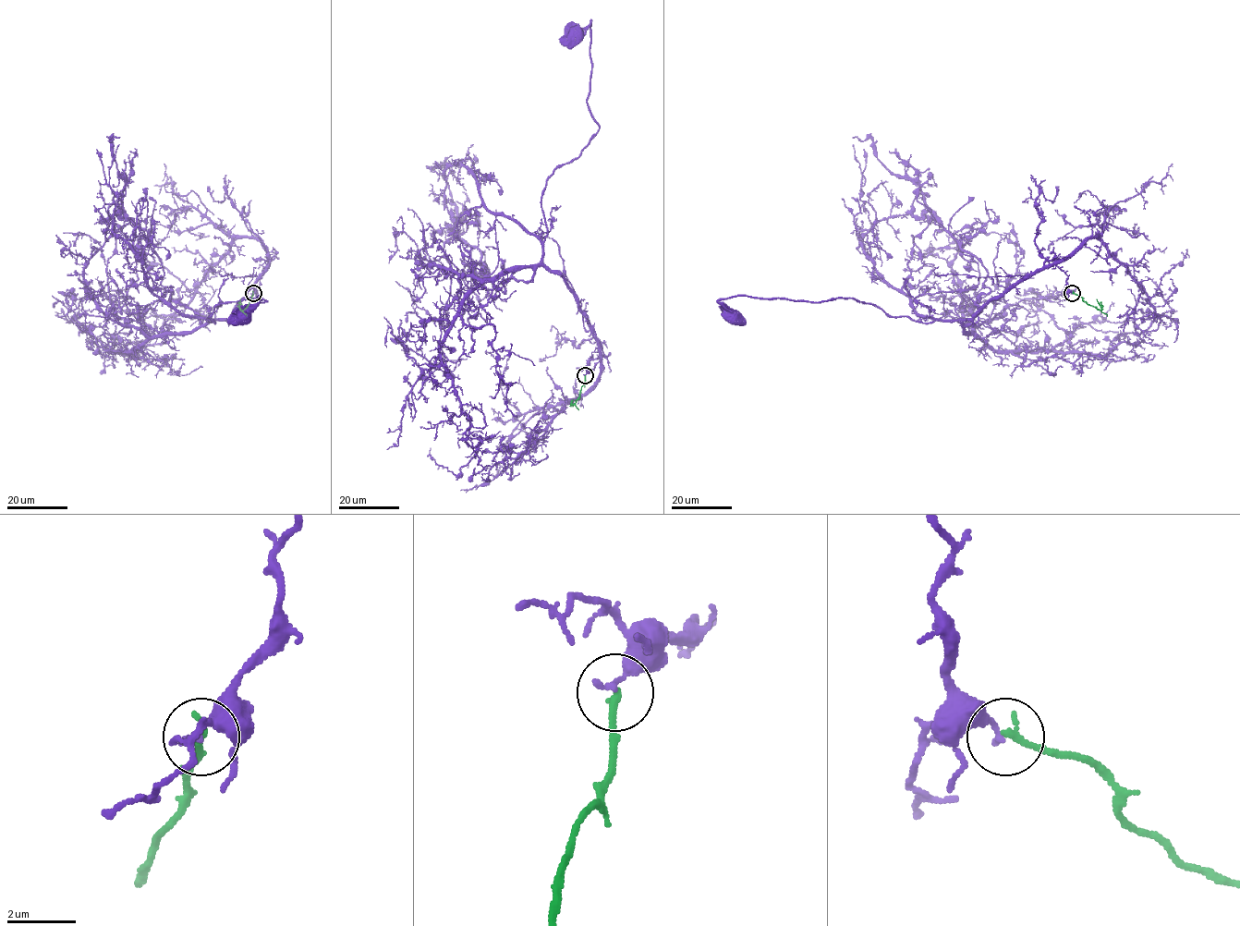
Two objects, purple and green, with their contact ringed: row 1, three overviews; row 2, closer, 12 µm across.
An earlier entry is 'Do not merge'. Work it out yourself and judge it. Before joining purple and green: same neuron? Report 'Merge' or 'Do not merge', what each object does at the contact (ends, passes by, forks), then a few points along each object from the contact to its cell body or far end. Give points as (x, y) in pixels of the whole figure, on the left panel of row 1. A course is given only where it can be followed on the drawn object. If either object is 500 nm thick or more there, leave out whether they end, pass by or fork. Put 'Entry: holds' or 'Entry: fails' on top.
Entry: holds
Do not merge. At the ring purple ends. At the ring green ends. Course of purple: (253, 293), (267, 265), (227, 319), (209, 316), (220, 303), (267, 300), (258, 296), (238, 315). Course of green: (253, 293), (241, 310), (240, 298)

